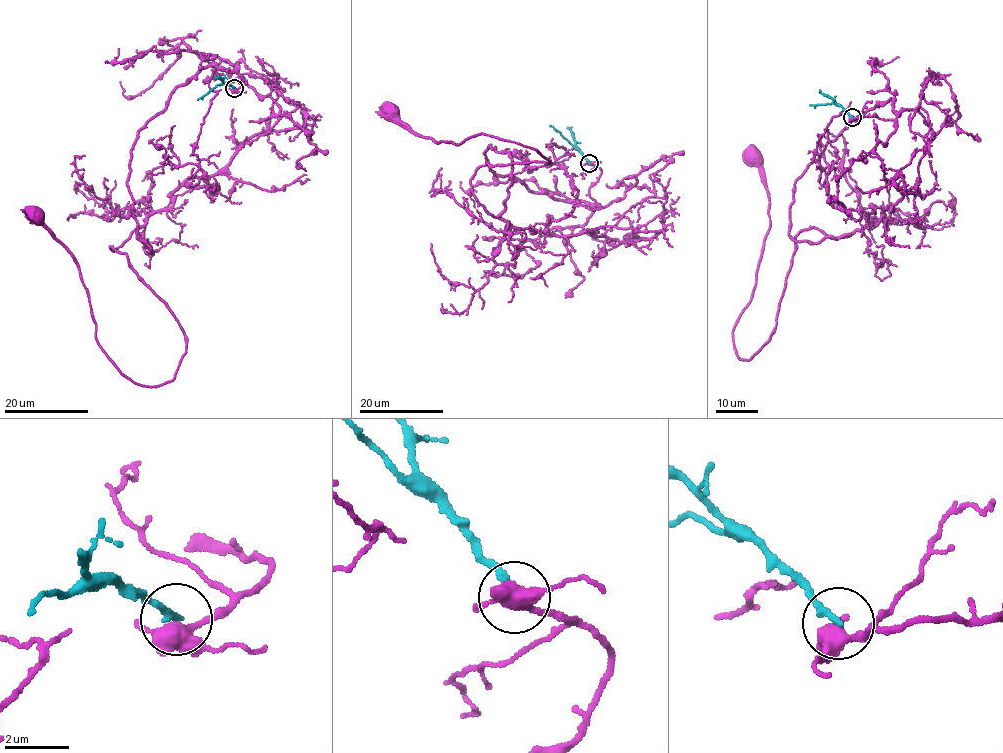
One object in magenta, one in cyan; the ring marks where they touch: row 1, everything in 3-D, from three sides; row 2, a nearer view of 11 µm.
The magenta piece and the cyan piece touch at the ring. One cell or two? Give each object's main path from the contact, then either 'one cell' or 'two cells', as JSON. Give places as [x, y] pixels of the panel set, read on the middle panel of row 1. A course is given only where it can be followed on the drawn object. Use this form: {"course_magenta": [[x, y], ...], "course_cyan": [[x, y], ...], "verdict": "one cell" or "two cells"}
{"course_magenta": [[589, 163], [585, 231], [630, 242], [515, 227], [471, 180], [549, 161], [482, 134], [437, 143], [392, 111]], "course_cyan": [[588, 163], [550, 125]], "verdict": "two cells"}

